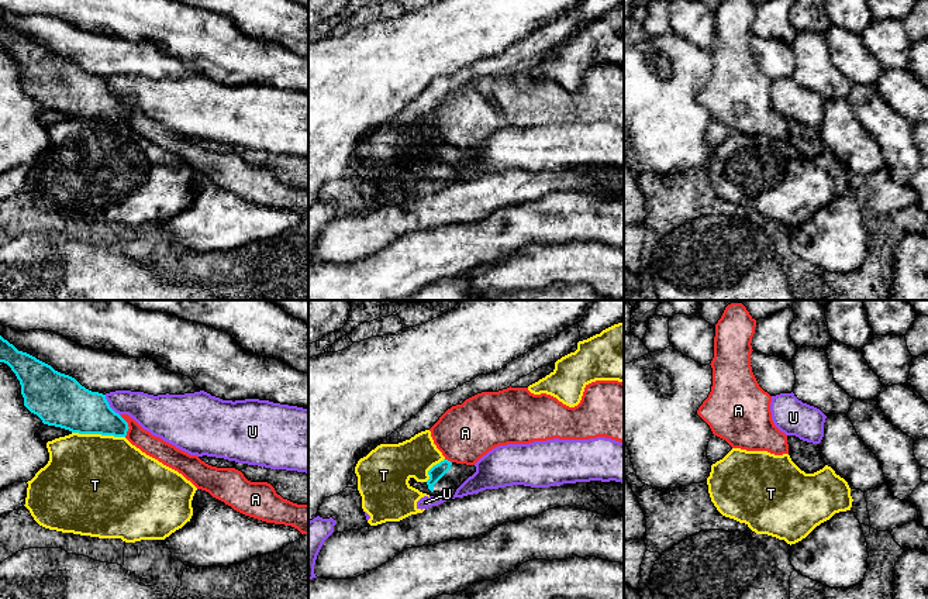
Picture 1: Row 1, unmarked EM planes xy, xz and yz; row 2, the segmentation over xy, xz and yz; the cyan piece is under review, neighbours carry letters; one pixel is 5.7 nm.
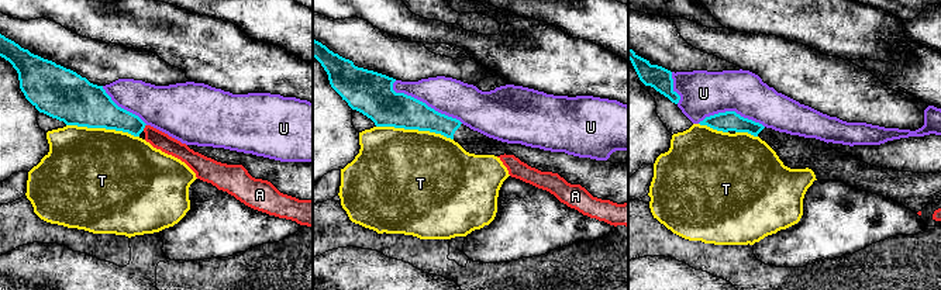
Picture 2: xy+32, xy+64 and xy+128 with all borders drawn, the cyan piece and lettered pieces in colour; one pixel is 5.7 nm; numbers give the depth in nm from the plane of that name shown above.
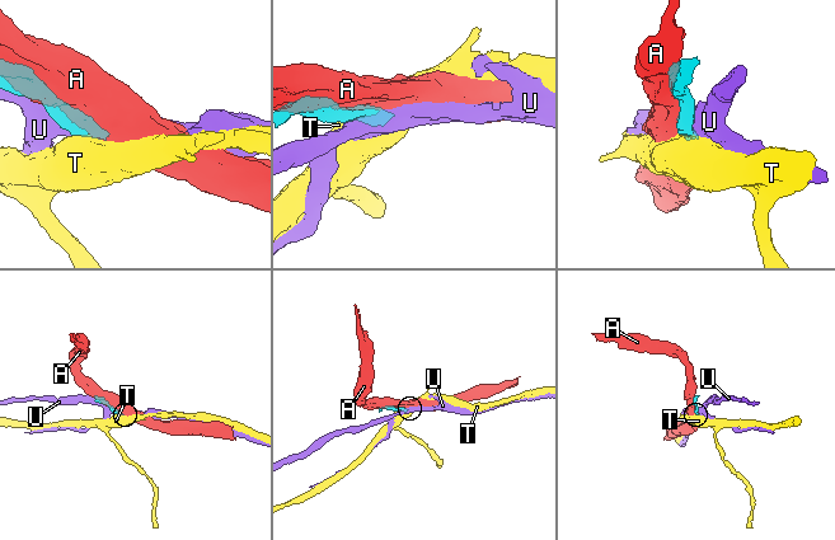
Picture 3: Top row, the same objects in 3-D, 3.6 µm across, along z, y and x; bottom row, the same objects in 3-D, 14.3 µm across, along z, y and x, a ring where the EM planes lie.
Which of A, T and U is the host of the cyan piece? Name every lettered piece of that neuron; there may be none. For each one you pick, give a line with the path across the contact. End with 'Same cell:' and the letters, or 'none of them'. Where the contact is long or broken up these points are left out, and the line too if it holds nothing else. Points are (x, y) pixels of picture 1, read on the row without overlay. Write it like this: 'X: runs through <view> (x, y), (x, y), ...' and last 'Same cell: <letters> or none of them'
Same cell: none of them

